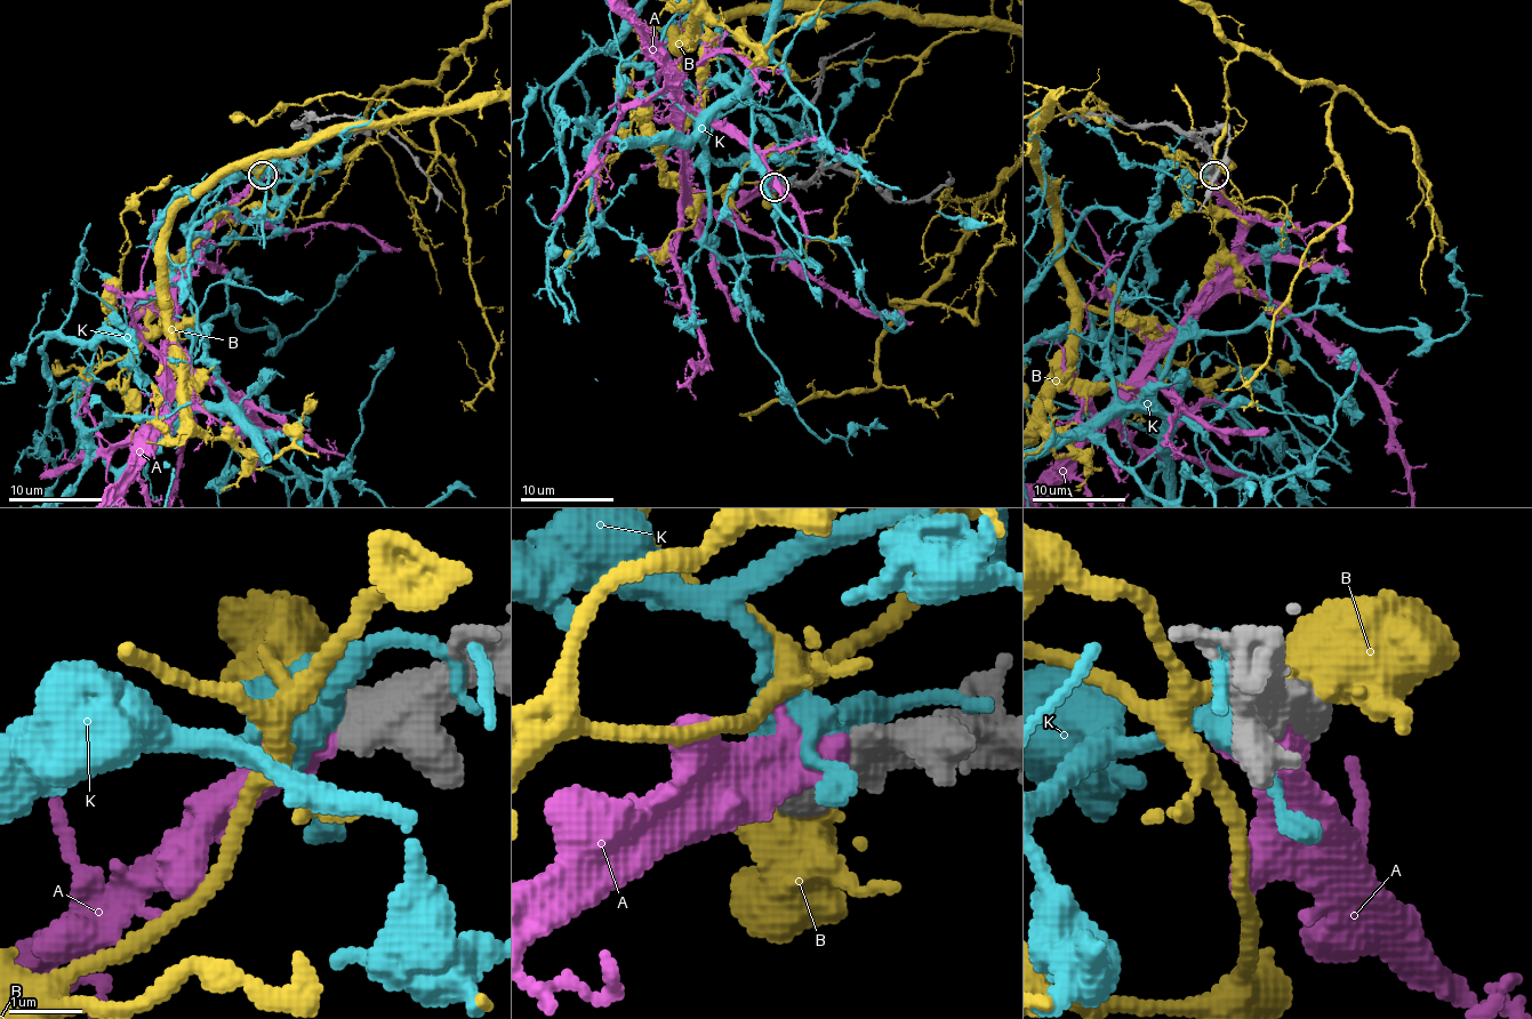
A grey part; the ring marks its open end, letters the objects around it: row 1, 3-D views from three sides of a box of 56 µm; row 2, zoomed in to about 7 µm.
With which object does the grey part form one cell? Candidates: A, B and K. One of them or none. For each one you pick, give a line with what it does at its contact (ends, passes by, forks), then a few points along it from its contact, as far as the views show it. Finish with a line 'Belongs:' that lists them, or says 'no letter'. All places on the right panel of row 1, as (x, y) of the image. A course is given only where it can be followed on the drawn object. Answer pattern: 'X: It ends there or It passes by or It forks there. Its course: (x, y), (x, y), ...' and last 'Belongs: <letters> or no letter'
A: It passes by
Belongs: A

